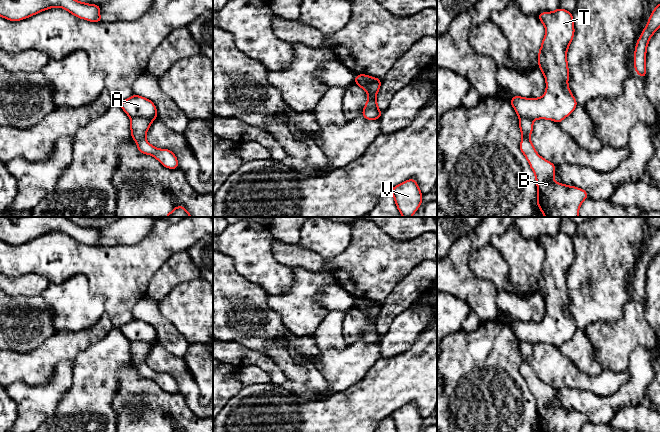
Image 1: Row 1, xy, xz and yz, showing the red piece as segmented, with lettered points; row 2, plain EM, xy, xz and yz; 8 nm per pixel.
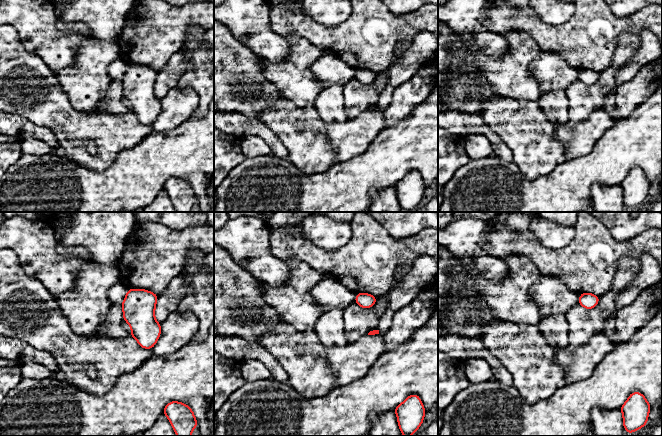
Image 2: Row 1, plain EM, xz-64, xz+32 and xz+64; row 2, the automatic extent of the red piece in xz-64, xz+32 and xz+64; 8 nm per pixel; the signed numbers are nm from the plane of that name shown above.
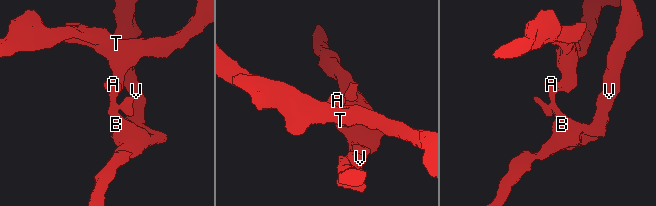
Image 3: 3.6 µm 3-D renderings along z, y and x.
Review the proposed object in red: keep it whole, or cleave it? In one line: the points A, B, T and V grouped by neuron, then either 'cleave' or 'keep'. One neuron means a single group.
groups A T / B V; cleave

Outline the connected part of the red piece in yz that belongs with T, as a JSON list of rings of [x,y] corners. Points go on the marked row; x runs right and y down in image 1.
[[[558,8],[553,12],[542,12],[538,15],[539,20],[546,28],[546,34],[538,53],[539,68],[546,80],[546,92],[541,98],[523,98],[515,96],[510,100],[519,118],[529,120],[548,119],[560,123],[569,116],[578,105],[568,87],[568,62],[566,54],[574,37],[574,21],[572,13]]]

